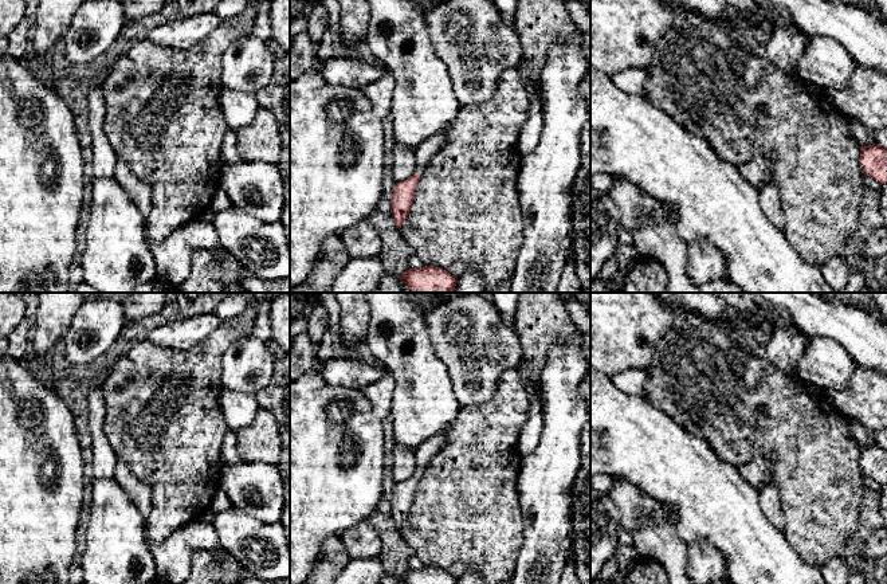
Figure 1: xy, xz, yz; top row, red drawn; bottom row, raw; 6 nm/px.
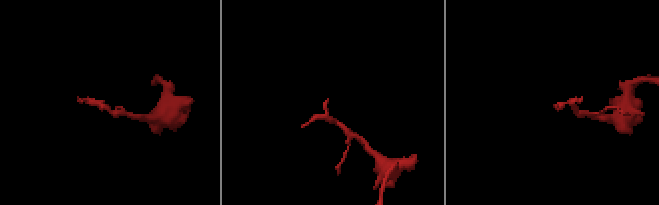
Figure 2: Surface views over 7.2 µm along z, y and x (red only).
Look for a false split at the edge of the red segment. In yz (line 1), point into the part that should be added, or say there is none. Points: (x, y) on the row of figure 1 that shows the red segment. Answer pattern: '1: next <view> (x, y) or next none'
1: next none

